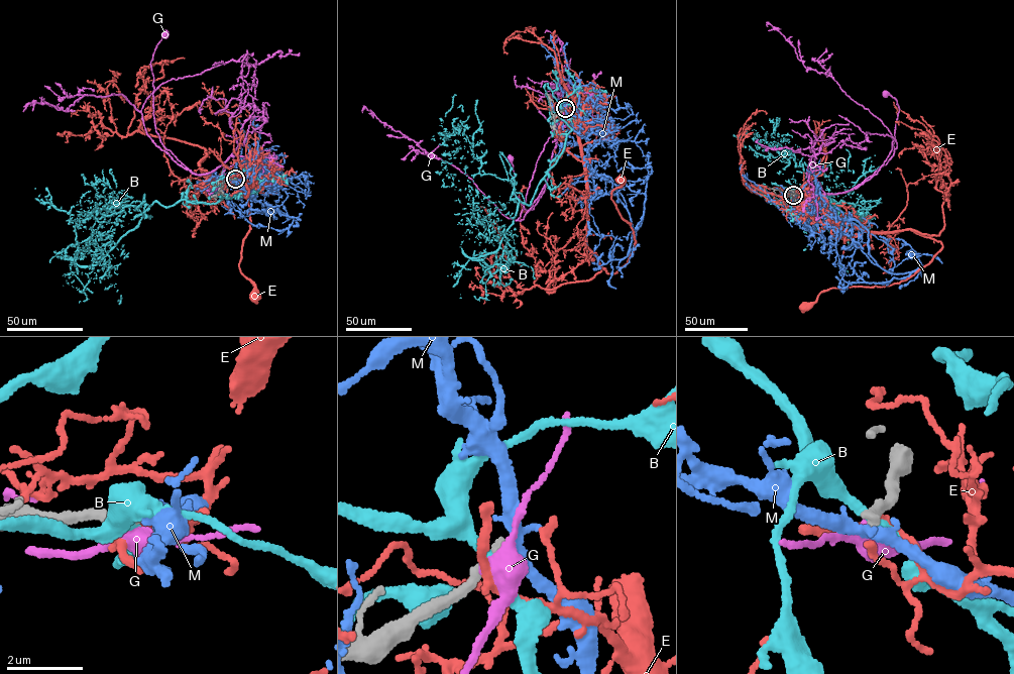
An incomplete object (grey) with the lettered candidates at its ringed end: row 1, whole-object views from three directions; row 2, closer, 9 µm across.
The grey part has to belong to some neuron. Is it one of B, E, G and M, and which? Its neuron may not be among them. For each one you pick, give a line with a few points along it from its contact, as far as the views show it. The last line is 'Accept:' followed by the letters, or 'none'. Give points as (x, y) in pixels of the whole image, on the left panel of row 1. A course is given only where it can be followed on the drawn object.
Accept: none

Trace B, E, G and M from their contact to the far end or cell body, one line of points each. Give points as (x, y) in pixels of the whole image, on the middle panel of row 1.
B: (564, 109), (550, 110), (563, 150), (527, 205), (440, 125), (463, 111)
E: (564, 109), (586, 186), (587, 248), (607, 273), (627, 262), (636, 242), (611, 198), (620, 180)
G: (564, 109), (544, 192), (534, 209), (526, 210), (514, 194), (510, 158)
M: (565, 109), (571, 126), (586, 139), (594, 189), (617, 195), (627, 210), (631, 249), (649, 175), (620, 187)

